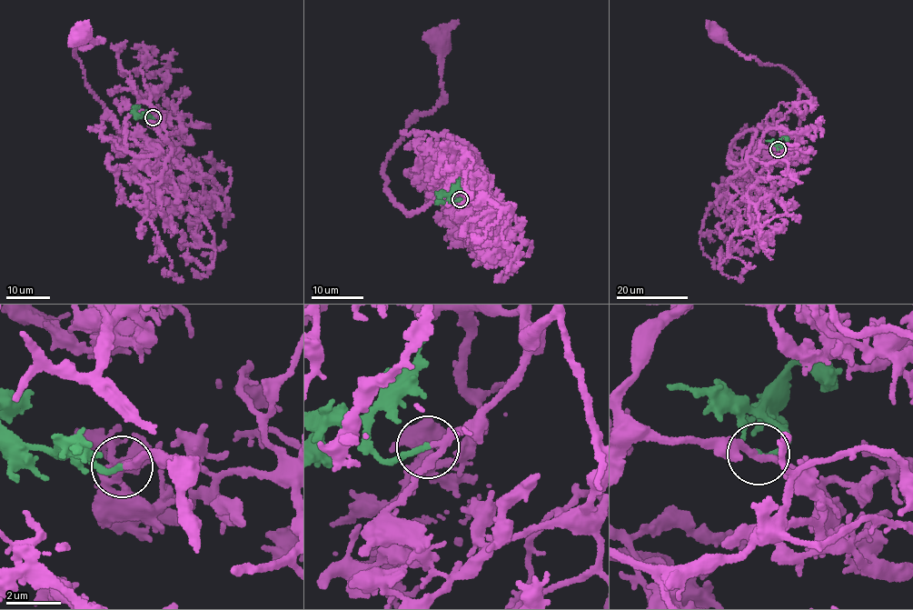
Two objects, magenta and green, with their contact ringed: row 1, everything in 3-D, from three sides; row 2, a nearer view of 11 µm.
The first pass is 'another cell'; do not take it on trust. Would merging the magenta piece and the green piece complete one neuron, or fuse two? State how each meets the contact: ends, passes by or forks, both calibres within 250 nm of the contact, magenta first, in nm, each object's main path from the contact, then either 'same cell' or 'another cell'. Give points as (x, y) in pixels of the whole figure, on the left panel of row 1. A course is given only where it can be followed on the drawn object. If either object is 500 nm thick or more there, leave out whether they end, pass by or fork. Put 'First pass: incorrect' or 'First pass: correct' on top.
First pass: incorrect
magenta passes by; green ends; calibres 240 and 190 nm; course magenta (153, 117), (163, 119), (171, 145), (164, 159), (149, 142), (124, 143), (74, 50), (100, 38), (80, 35); course green (153, 117), (135, 113), (134, 107), (133, 109); same cell

